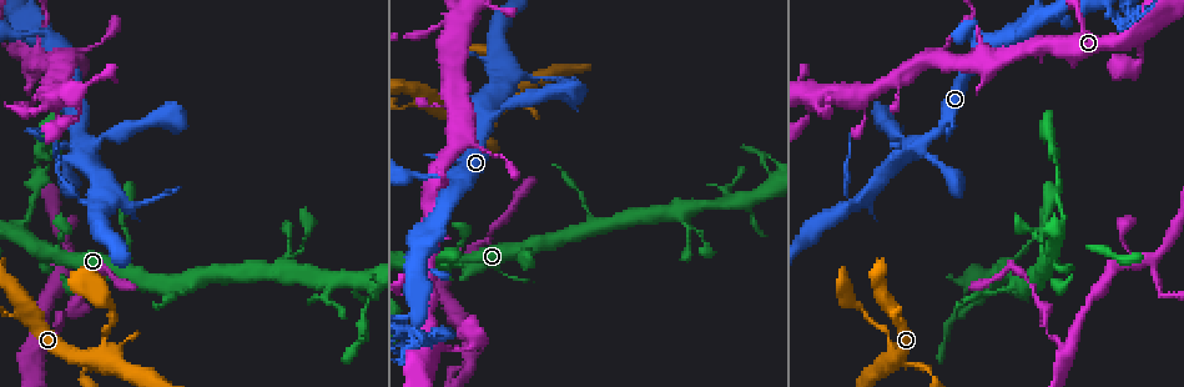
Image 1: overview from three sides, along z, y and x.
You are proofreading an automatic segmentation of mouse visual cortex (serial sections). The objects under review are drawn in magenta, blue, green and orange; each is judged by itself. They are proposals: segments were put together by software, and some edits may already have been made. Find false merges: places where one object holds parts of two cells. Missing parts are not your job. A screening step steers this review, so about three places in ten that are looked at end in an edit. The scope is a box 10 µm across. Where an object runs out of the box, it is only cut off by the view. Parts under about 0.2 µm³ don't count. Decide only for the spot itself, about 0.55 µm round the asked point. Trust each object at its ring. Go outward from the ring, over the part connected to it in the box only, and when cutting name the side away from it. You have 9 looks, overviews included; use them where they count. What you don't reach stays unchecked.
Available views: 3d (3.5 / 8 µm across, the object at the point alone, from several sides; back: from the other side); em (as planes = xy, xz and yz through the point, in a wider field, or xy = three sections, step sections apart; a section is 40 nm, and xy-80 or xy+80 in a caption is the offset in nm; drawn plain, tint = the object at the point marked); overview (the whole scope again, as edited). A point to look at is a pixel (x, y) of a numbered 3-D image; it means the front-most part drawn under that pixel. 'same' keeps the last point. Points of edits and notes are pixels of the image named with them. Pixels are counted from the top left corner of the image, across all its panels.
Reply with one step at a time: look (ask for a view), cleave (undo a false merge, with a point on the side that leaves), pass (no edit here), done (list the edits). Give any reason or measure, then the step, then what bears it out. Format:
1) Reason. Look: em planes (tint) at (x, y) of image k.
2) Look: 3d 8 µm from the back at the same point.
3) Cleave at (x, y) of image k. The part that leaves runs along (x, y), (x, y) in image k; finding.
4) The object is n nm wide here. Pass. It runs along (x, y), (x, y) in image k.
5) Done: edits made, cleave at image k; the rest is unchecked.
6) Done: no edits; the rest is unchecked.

Calibre changes. Look: 3d 3.5 µm at (96, 356) of image 1.

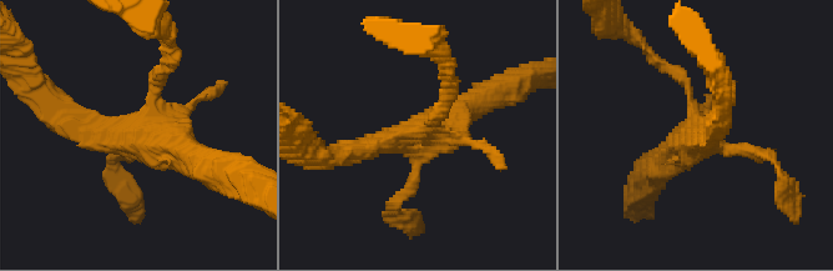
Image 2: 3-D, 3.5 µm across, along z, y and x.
Look: em xy step 3 (tint) at (140, 132) of image 2.

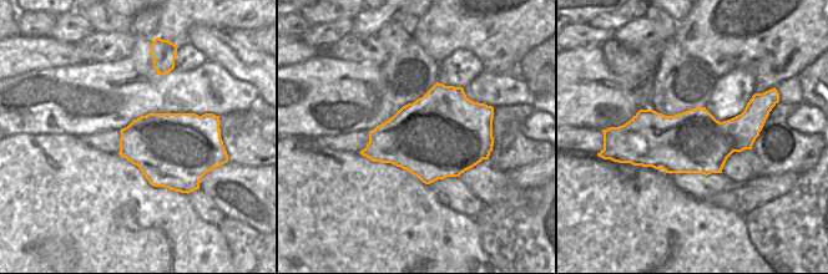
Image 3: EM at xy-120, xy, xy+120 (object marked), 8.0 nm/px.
Cut it another way. Look: em xy step 2 (tint) at the same point.

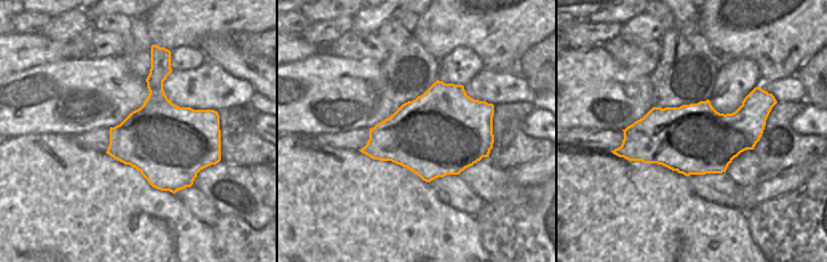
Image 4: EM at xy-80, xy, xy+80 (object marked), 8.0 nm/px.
Pass. It runs along (69, 121), (137, 137), (168, 68) in image 2; all the same cell.

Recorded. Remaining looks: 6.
Three-way junction. Look: 3d 3.5 µm at (15, 312) of image 1.

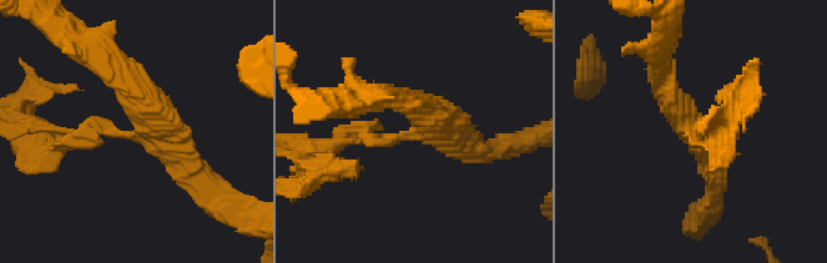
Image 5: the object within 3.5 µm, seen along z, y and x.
3 arms meet here; the arms are 150, 300, 300 nm wide. Look: em xy step 5 (tint) at (418, 129) of image 5.

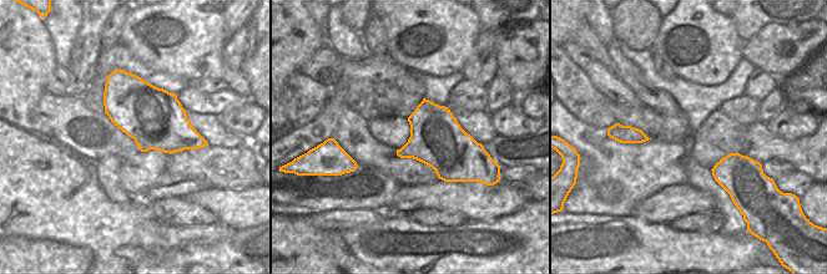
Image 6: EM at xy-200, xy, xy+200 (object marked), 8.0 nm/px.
Pass. It runs along (479, 152), (437, 126), (364, 136) in image 5; all the same cell.

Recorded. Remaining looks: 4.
Branch point. Look: 3d 3.5 µm at (433, 189) of image 1.

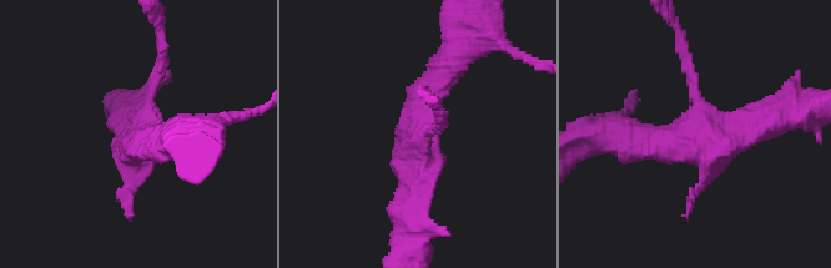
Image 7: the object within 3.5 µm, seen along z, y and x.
Need the tissue. Look: em xy step 3 (tint) at (418, 134) of image 7.

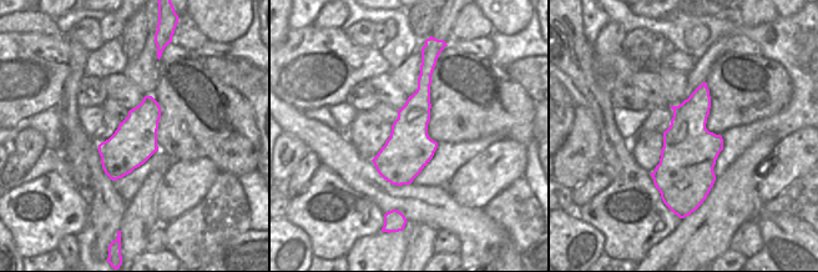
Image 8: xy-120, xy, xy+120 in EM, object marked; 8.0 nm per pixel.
Pass. It runs along (412, 206), (419, 97), (449, 59) in image 7; one cell here.

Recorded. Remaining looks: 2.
Abrupt turn. Look: 3d 3.5 µm at (411, 334) of image 1.

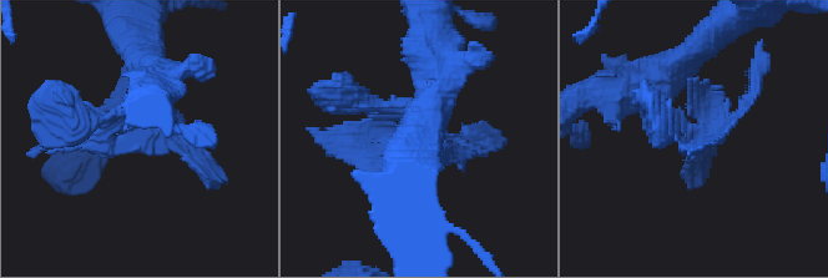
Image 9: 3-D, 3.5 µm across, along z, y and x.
Look: em xy step 2 (tint) at (142, 140) of image 9.

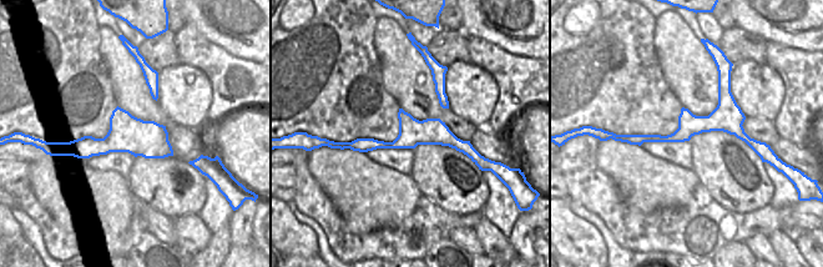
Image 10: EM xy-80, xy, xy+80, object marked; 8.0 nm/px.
Pass. It runs along (651, 85), (695, 138), (727, 107) in image 9; one cell here.

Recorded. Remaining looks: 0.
Done: no edits; the rest is unchecked.

